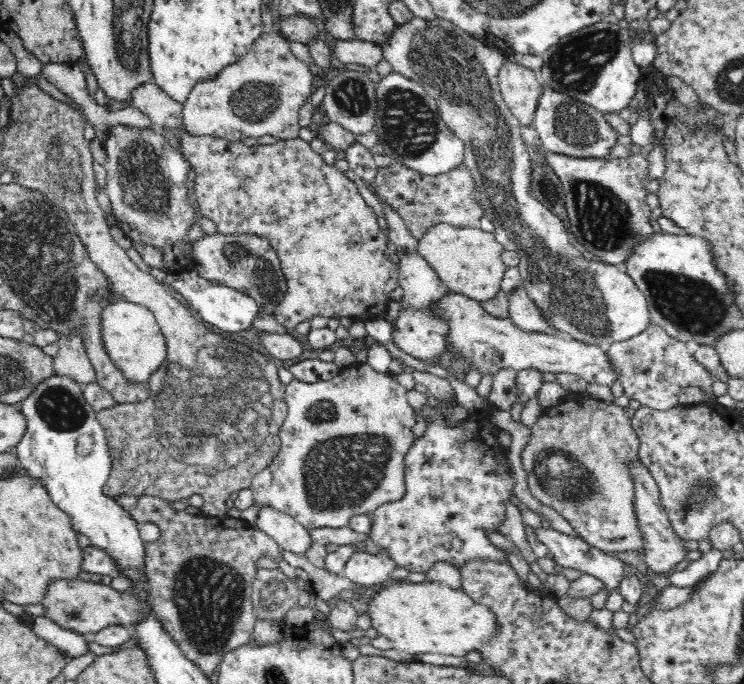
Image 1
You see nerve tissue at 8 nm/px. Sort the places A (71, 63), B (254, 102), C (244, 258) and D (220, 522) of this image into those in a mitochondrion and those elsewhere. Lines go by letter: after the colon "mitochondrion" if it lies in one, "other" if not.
A: other
B: mitochondrion
C: mitochondrion
D: other

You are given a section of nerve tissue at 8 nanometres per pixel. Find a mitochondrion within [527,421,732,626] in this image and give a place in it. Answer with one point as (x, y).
(561, 474)

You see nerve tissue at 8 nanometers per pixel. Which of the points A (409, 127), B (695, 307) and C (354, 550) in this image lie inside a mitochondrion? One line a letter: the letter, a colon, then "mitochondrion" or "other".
A: mitochondrion
B: mitochondrion
C: other

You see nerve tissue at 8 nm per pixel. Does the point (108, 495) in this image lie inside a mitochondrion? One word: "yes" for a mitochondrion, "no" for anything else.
no

